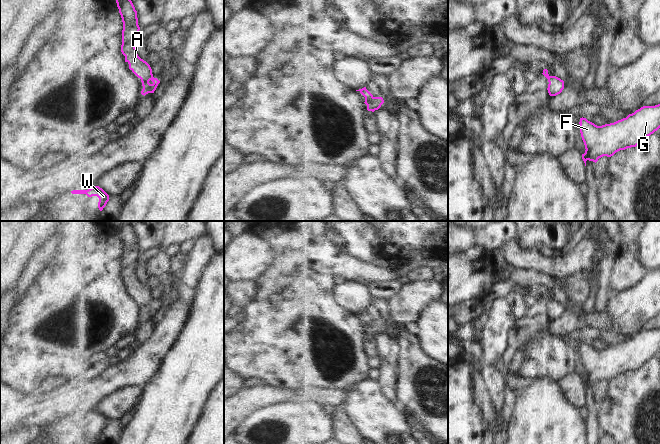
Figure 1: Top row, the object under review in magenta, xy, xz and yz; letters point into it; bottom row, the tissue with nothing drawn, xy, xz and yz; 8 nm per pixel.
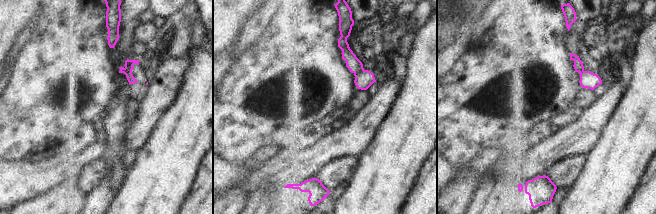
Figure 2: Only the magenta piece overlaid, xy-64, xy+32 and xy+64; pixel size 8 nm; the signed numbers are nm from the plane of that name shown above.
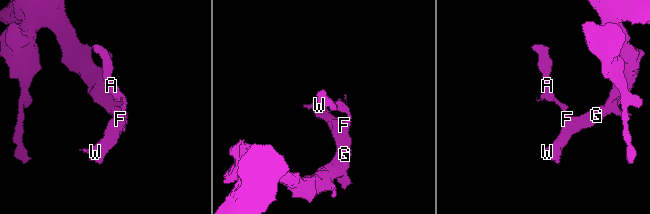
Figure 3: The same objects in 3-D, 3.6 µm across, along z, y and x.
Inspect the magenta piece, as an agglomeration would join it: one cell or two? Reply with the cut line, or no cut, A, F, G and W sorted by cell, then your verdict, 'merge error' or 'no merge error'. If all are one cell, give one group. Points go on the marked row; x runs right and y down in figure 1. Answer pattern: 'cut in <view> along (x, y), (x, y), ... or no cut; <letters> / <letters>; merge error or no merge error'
cut in xy along (153, 77), (142, 85); A / F G W; merge error

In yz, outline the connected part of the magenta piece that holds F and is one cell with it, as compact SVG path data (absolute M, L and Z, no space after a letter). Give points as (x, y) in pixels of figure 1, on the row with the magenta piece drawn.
M660 104L655 106L643 106L626 118L614 123L597 126L586 118L580 118L580 133L585 145L585 153L582 159L586 166L586 161L597 162L603 156L611 157L620 150L636 147L651 134L660 128Z

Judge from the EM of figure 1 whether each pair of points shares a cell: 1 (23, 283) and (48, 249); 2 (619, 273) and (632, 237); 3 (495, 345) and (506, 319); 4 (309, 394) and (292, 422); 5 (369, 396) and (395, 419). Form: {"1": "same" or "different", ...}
{"1": "same", "2": "same", "3": "same", "4": "different", "5": "same"}

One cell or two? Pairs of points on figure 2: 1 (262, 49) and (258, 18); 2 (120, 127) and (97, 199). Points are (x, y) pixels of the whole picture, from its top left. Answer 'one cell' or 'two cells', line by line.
1: two cells
2: one cell

